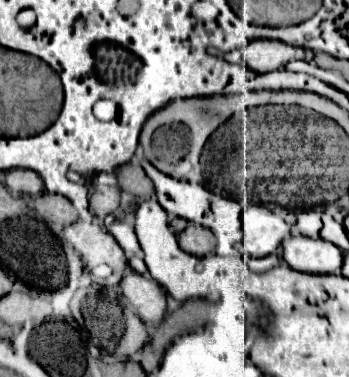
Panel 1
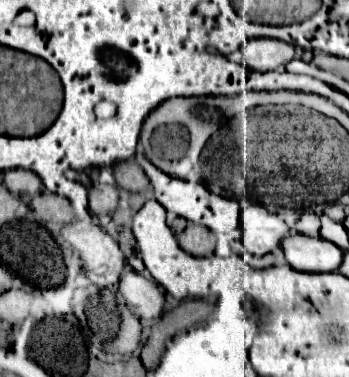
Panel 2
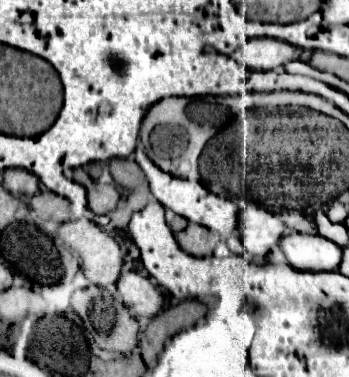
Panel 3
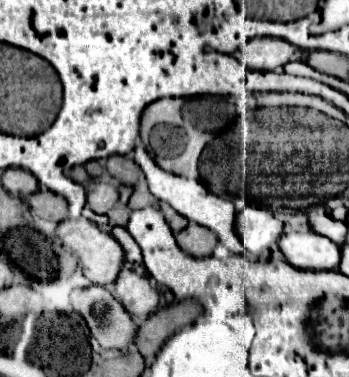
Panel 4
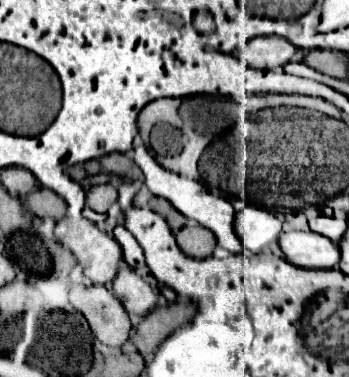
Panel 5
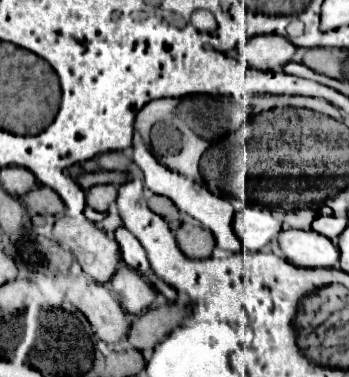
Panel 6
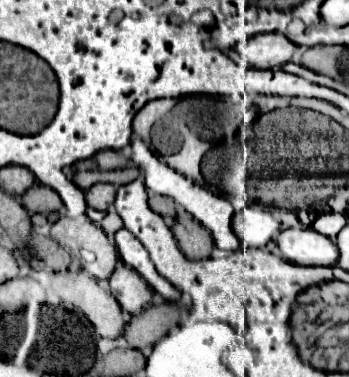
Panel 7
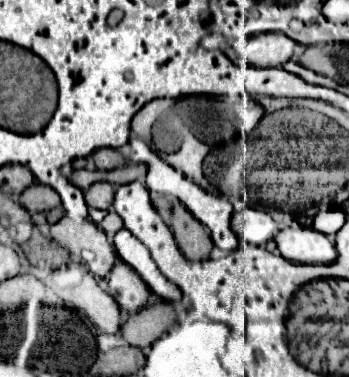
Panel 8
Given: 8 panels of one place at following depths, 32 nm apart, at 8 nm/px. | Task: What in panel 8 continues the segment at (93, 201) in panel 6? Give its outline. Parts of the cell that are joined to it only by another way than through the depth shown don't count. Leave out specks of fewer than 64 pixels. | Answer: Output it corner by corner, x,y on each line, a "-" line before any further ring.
96,182
88,190
84,190
84,196
88,206
108,210
114,200
114,186
110,182

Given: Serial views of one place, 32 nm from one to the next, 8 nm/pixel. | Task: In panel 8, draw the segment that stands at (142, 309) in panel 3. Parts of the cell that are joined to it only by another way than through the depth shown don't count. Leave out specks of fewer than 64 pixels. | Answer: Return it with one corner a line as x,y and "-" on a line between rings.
120,258
112,266
112,272
108,274
108,292
120,304
120,310
126,314
138,312
150,296
148,284
144,284
136,270
132,270

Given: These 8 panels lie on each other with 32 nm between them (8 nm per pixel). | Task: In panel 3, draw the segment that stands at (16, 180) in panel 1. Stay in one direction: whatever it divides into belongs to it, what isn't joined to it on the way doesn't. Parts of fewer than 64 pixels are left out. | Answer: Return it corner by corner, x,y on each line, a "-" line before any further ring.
12,168
4,170
4,188
14,196
34,196
40,190
40,182
32,172
24,168

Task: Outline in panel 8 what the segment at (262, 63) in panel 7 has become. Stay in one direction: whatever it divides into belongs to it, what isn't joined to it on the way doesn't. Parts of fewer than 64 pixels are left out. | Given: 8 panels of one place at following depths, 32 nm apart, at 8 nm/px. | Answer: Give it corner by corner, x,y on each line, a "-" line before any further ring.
278,32
254,36
254,68
280,68
292,58
294,40

